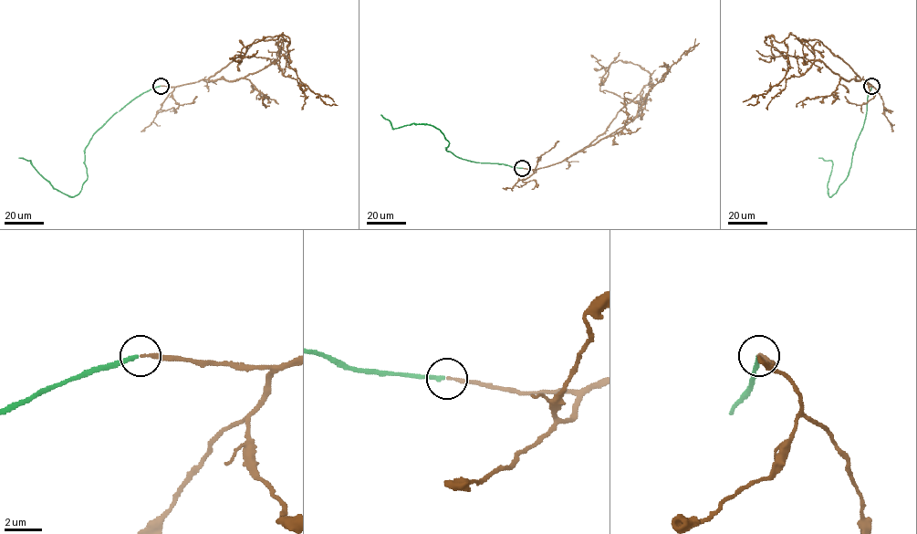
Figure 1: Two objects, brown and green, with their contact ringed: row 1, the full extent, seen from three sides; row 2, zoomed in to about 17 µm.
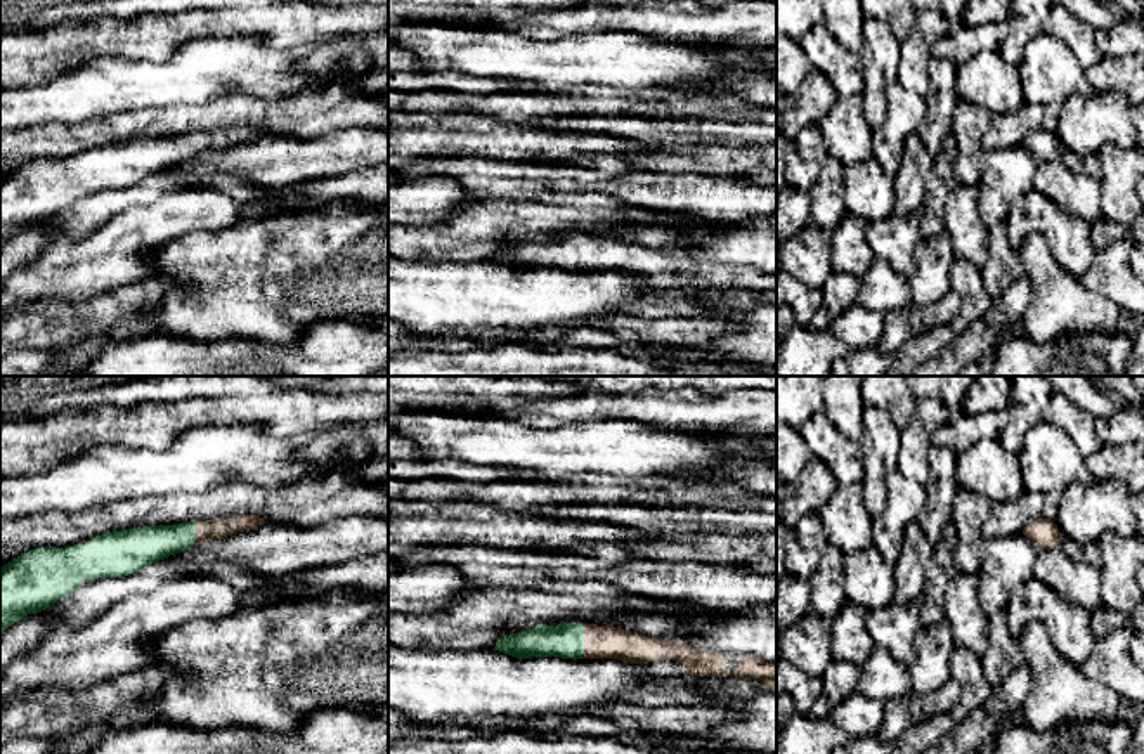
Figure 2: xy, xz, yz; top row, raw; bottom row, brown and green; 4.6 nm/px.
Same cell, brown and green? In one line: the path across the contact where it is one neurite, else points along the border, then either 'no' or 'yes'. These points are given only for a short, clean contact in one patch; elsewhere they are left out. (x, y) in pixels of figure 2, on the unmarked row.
yes

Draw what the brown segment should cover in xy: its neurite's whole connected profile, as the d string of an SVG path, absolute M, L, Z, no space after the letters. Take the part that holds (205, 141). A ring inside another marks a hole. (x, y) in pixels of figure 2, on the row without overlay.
M239 127L217 132L191 132L173 137L135 139L113 142L92 149L85 156L68 159L35 159L0 179L0 243L28 225L38 225L59 210L76 203L85 192L99 189L125 189L168 170L170 166L191 161L206 153L222 151L257 137L269 135L253 127Z

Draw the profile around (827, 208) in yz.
M825 156L820 175L809 189L809 225L832 232L848 213L844 205L842 165Z

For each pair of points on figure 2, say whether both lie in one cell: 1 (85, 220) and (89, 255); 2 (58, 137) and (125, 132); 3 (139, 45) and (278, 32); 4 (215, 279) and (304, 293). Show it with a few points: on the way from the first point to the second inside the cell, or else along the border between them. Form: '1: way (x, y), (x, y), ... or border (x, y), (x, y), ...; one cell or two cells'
1: border (122, 212), (75, 238), (56, 233), (47, 245); two cells
2: way (75, 137), (108, 132); one cell
3: way (174, 19), (243, 18); one cell
4: way (238, 279), (281, 279); one cell

